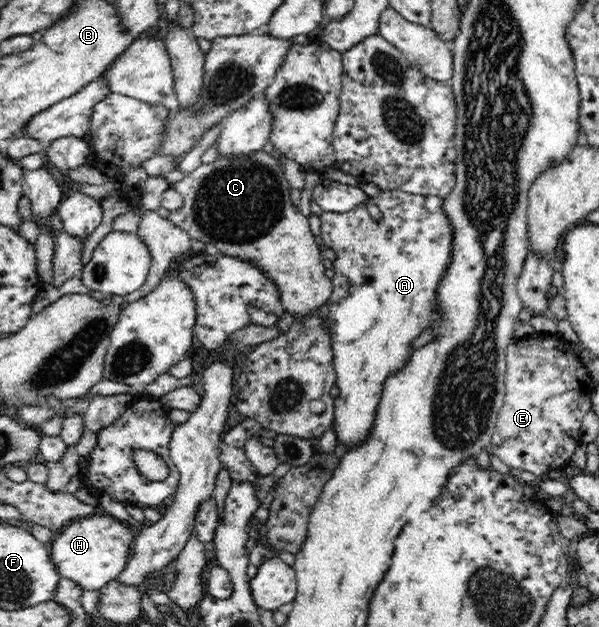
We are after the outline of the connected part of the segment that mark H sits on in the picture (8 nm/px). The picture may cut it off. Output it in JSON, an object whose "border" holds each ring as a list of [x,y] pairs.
{"border":[[[92,516],[84,519],[77,519],[67,522],[63,528],[53,532],[51,537],[51,561],[59,573],[59,578],[69,579],[83,591],[99,591],[105,586],[109,580],[118,578],[119,573],[123,572],[125,562],[127,560],[127,552],[129,552],[129,544],[134,544],[134,538],[137,532],[121,521],[109,516]]]}

